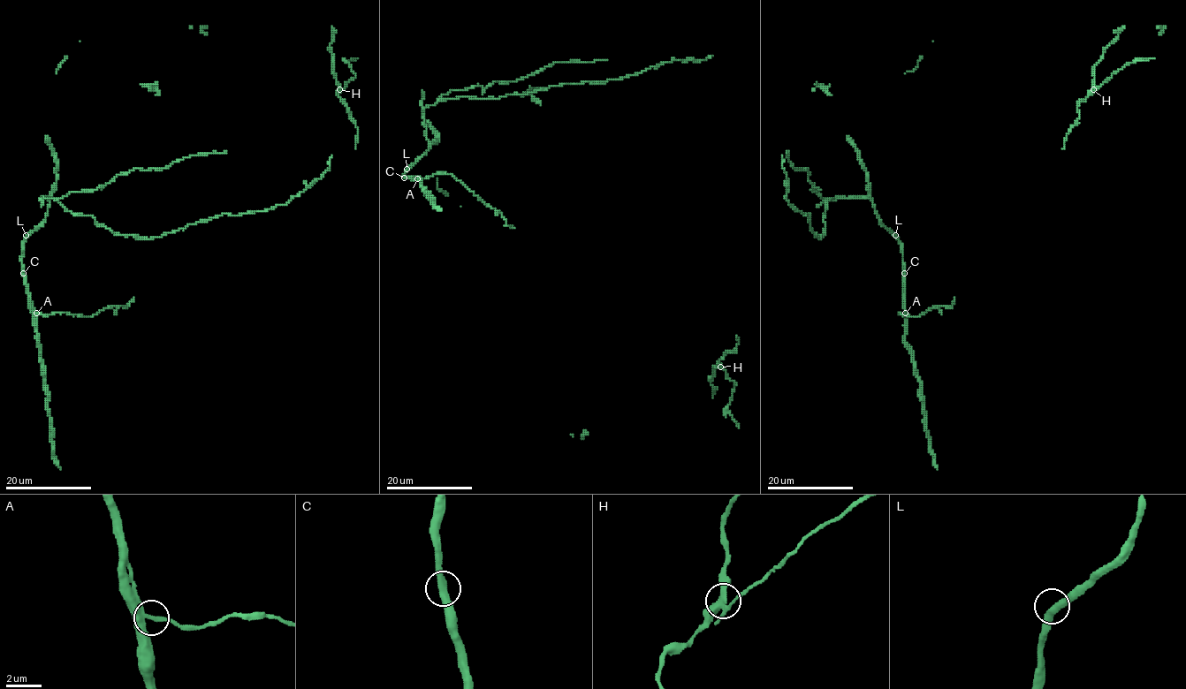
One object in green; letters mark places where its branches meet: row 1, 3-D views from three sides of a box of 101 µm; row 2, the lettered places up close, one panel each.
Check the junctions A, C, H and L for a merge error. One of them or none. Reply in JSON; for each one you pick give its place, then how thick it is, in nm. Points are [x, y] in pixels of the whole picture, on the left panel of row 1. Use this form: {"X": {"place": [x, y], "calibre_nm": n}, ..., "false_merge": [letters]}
{"H": {"place": [339, 89], "calibre_nm": 320}, "false_merge": ["H"]}

